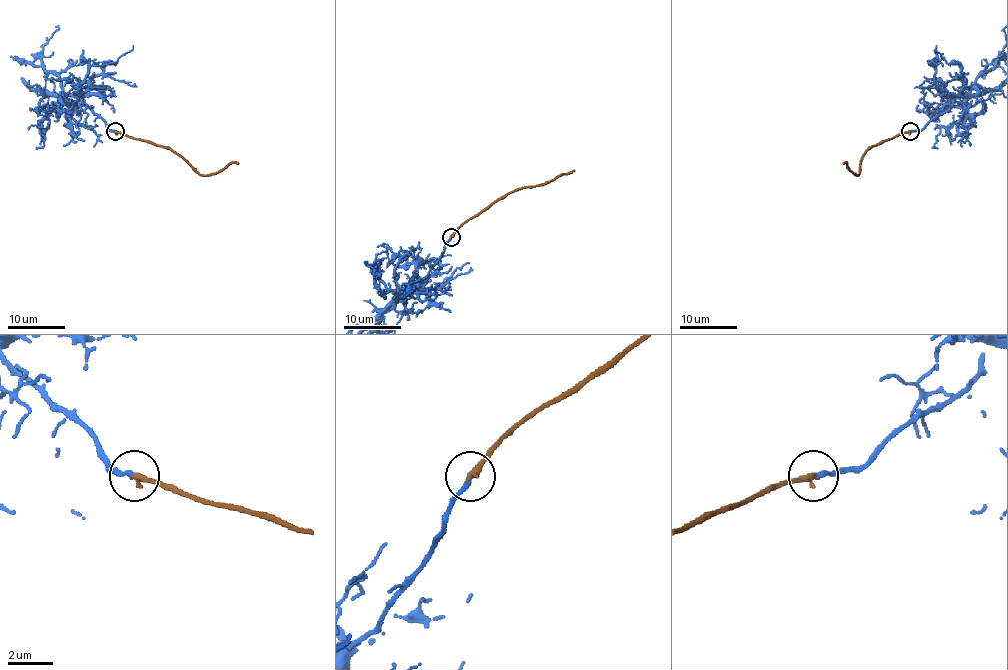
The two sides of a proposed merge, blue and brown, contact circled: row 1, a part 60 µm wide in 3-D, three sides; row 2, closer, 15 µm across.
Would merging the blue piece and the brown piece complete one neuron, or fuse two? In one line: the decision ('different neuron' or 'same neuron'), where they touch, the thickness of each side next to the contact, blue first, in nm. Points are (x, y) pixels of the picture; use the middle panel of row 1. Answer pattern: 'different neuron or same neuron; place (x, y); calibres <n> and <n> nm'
same neuron; place (451, 237); calibres 220 and 280 nm

